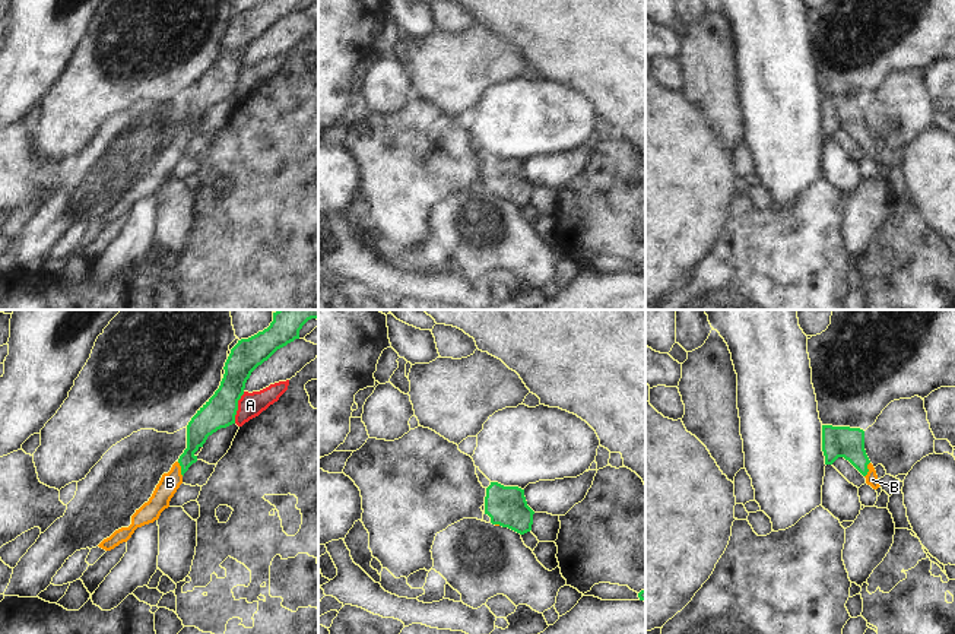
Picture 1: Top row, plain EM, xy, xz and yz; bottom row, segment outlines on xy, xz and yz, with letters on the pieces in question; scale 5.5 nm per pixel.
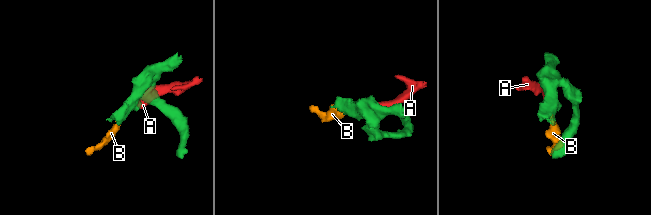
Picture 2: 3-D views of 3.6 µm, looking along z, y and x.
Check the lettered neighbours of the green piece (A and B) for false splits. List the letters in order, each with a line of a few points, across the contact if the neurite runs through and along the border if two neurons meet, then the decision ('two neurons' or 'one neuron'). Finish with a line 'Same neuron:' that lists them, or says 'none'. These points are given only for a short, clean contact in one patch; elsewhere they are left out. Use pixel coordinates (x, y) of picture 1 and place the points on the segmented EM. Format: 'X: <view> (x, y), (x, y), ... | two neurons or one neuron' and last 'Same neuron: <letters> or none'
A: xy (244, 392), (238, 400), (234, 422) | two neurons
B: xy (199, 428), (181, 469), (170, 482) | one neuron
Same neuron: B

